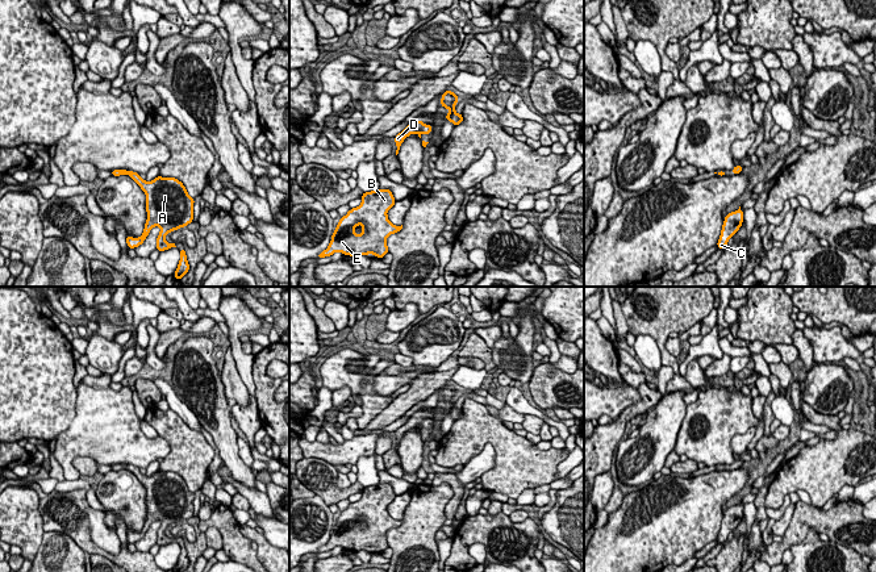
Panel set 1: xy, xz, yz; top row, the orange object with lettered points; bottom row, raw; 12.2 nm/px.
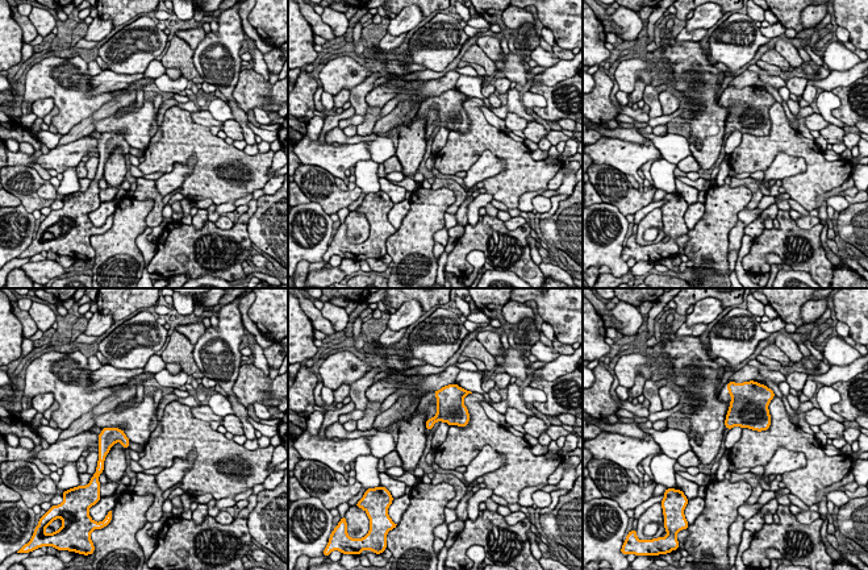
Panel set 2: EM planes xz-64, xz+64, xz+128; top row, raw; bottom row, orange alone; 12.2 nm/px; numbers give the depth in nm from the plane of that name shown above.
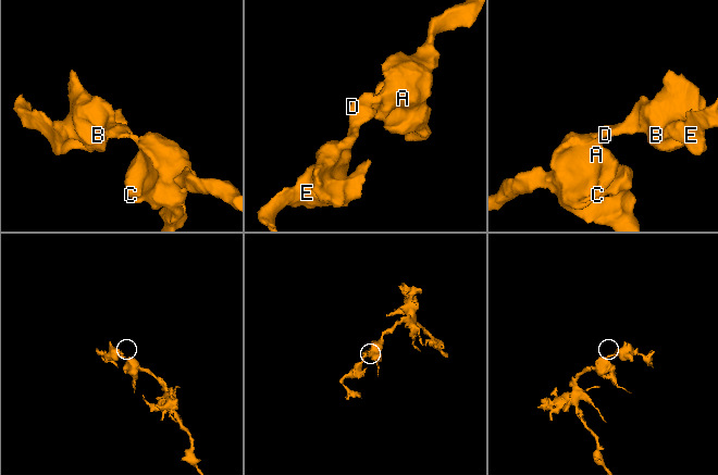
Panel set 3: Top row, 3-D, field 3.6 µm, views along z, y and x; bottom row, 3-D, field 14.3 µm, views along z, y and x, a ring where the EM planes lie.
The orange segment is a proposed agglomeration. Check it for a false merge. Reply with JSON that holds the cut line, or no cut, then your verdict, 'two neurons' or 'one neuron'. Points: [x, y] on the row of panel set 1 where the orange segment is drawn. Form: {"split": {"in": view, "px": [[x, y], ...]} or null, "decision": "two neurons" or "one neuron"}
{"split": null, "decision": "one neuron"}

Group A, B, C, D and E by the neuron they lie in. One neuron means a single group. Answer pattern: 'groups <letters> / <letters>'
groups A B C D E

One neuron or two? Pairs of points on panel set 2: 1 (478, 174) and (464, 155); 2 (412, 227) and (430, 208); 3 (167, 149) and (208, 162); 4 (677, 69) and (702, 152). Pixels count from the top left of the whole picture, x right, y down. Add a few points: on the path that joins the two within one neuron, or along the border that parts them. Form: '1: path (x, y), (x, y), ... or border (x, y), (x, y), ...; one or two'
1: border (503, 159), (485, 150), (466, 171); two
2: path (416, 223), (426, 212); one
3: path (178, 149), (195, 149), (197, 152); one
4: path (692, 90), (704, 102), (704, 130); one

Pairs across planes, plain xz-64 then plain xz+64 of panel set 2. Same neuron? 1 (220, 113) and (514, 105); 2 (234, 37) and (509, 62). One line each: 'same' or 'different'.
1: same
2: same

